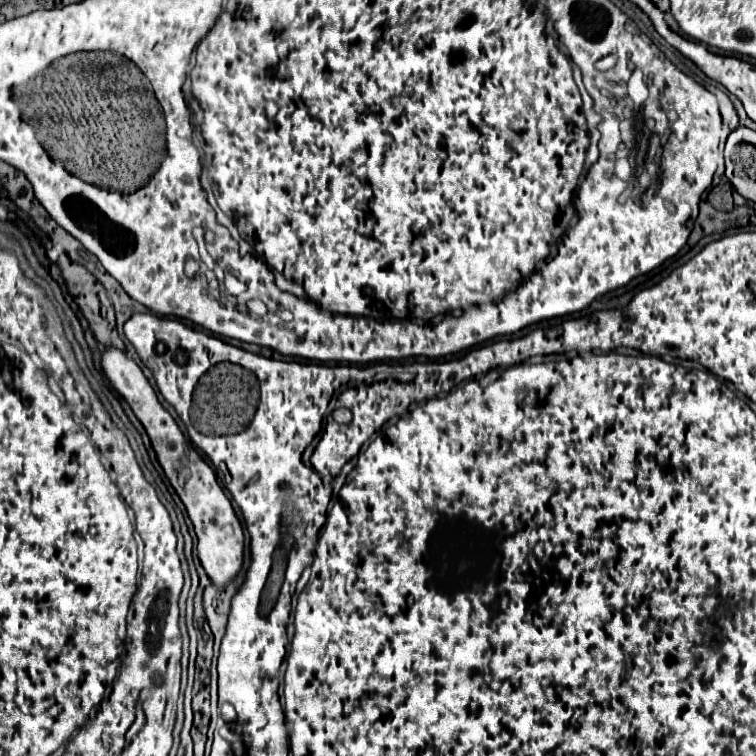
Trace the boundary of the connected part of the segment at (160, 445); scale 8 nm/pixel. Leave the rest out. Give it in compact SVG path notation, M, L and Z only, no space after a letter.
M106 349L102 355L102 369L116 387L116 391L128 401L134 415L144 425L152 447L156 451L158 463L162 465L168 481L172 483L177 495L180 497L190 521L194 523L194 531L198 537L198 557L208 573L210 581L216 585L228 583L242 567L244 557L244 533L240 519L236 517L228 497L224 495L222 487L216 481L216 473L212 467L198 455L198 451L192 447L192 443L184 437L180 427L176 425L174 417L160 405L154 389L150 387L148 379L144 377L142 369L128 357L126 353L118 349Z

